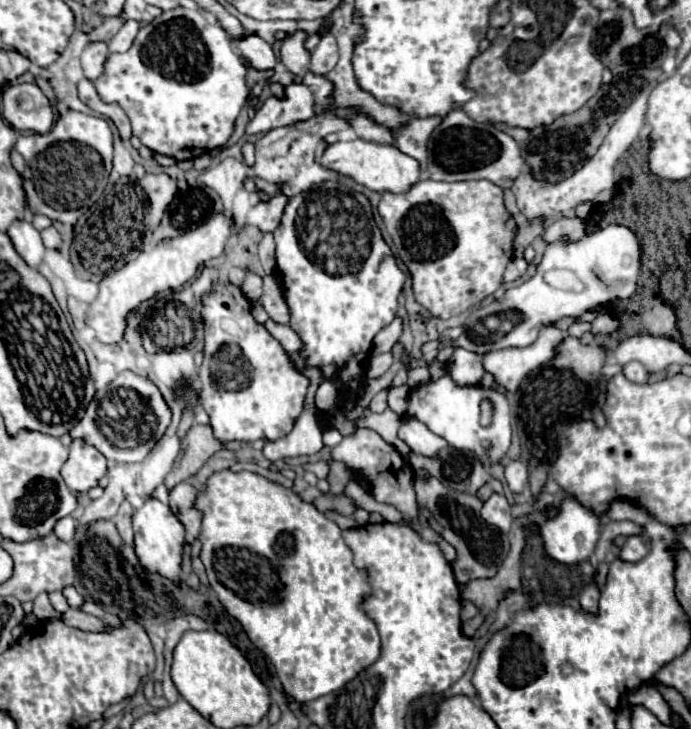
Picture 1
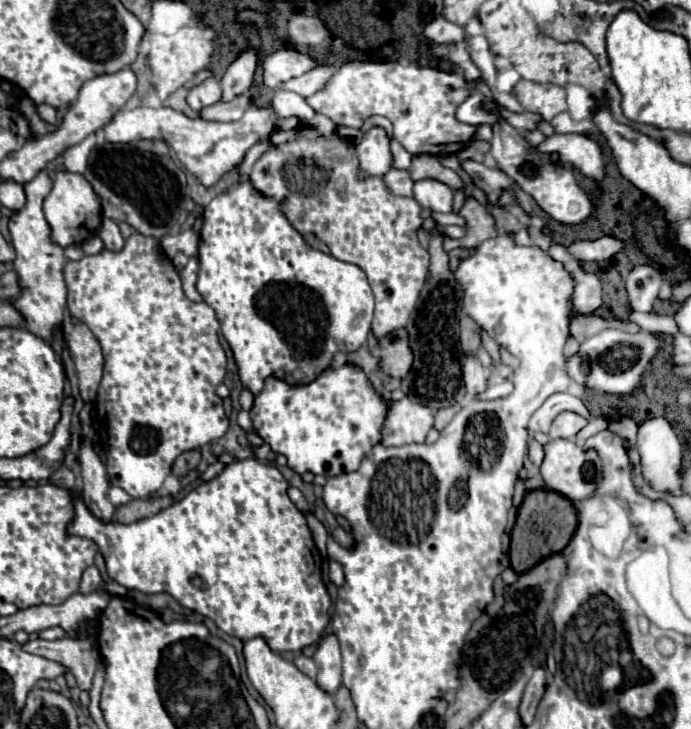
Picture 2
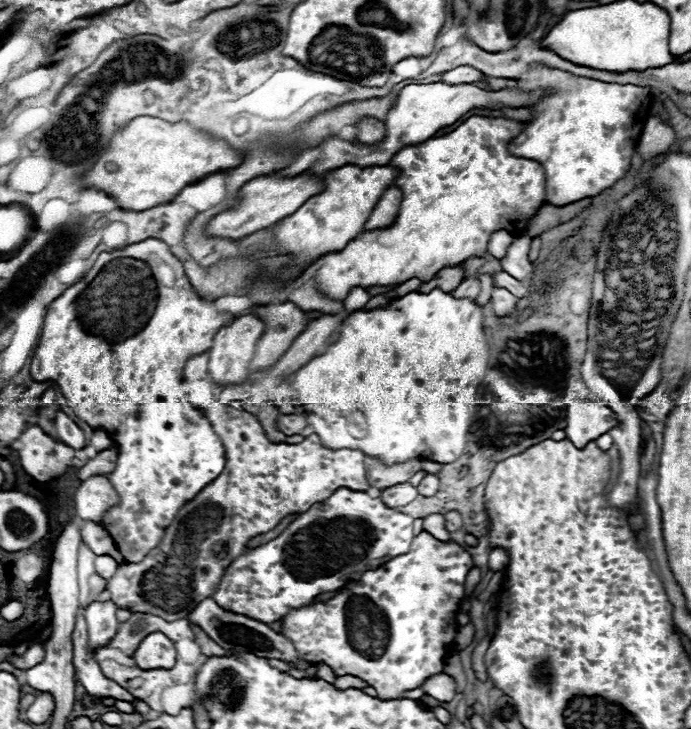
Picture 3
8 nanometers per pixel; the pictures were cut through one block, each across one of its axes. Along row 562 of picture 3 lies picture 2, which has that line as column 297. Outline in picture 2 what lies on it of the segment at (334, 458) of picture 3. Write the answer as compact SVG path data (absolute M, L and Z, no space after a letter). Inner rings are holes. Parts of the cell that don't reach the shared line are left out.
M314 114L312 120L300 120L298 134L300 136L296 140L280 146L270 146L254 164L254 180L250 172L250 182L254 182L254 186L266 196L272 196L280 202L284 216L300 234L316 234L328 244L332 256L342 262L356 264L366 272L372 292L376 296L372 332L376 338L382 338L388 332L406 326L428 276L430 256L418 242L418 228L424 222L420 216L422 206L414 198L394 196L384 180L378 176L360 178L358 156L354 156L352 146L338 136L336 124L328 116Z

